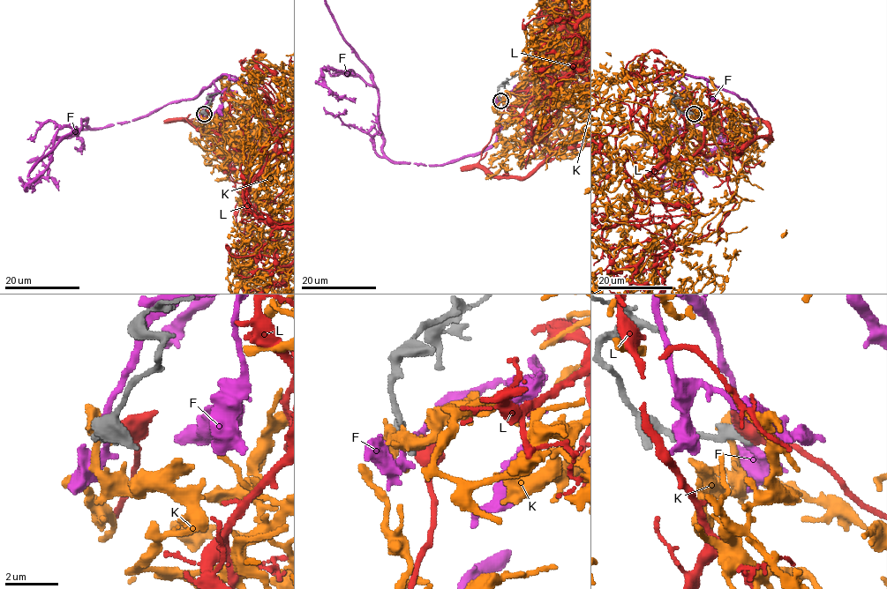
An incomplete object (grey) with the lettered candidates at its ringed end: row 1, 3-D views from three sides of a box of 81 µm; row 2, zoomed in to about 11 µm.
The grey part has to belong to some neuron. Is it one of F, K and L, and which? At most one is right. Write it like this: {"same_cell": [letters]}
{"same_cell": []}

